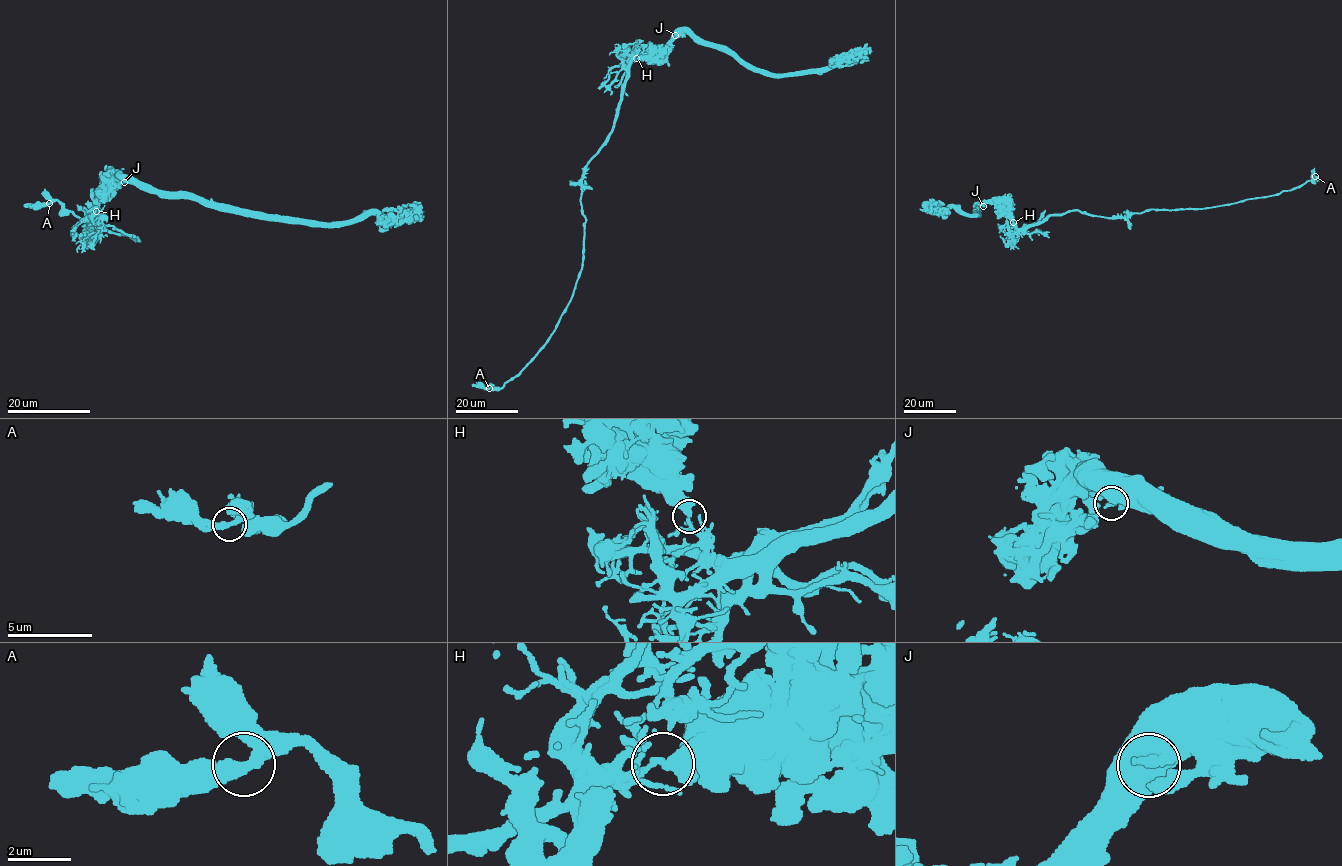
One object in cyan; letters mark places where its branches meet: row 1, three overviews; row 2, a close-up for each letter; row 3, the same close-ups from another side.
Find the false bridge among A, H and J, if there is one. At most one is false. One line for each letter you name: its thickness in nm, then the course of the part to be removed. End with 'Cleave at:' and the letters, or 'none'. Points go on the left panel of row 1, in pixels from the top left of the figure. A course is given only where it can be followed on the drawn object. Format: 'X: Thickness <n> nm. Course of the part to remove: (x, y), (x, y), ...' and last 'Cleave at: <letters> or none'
H: Thickness 340 nm. Course of the part to remove: (96, 211), (99, 224), (97, 207), (89, 227), (112, 226), (141, 241), (82, 221), (56, 200), (23, 206)
Cleave at: H

